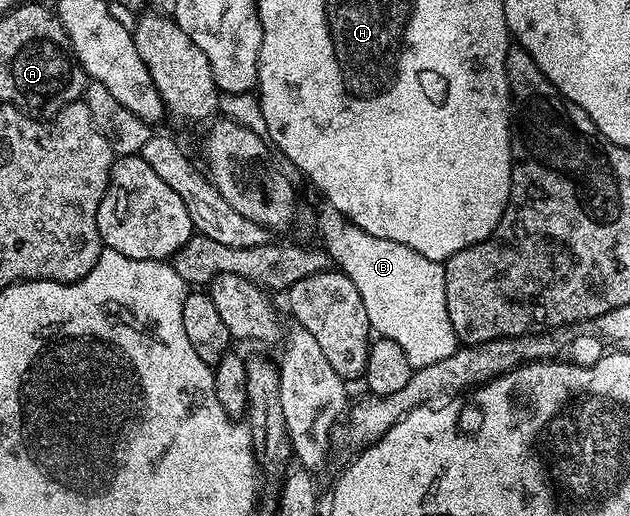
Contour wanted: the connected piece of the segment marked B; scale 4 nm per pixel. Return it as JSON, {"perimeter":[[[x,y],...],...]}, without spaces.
{"perimeter":[[[324,203],[321,206],[320,214],[316,217],[316,225],[320,228],[321,239],[324,240],[321,241],[322,247],[332,257],[333,266],[339,272],[345,273],[350,279],[350,283],[354,283],[354,287],[358,287],[358,295],[362,295],[362,307],[366,307],[366,319],[371,332],[386,339],[394,339],[394,343],[398,343],[398,347],[402,347],[402,352],[406,354],[406,359],[410,359],[413,370],[430,367],[430,363],[442,363],[442,359],[450,359],[450,355],[456,353],[458,342],[454,335],[454,327],[450,323],[450,315],[446,311],[446,281],[443,264],[434,259],[426,259],[426,255],[418,255],[418,251],[414,251],[402,243],[394,243],[390,239],[378,239],[378,235],[370,235],[370,231],[362,231],[362,227],[358,227],[352,221],[346,220],[332,205]]]}

